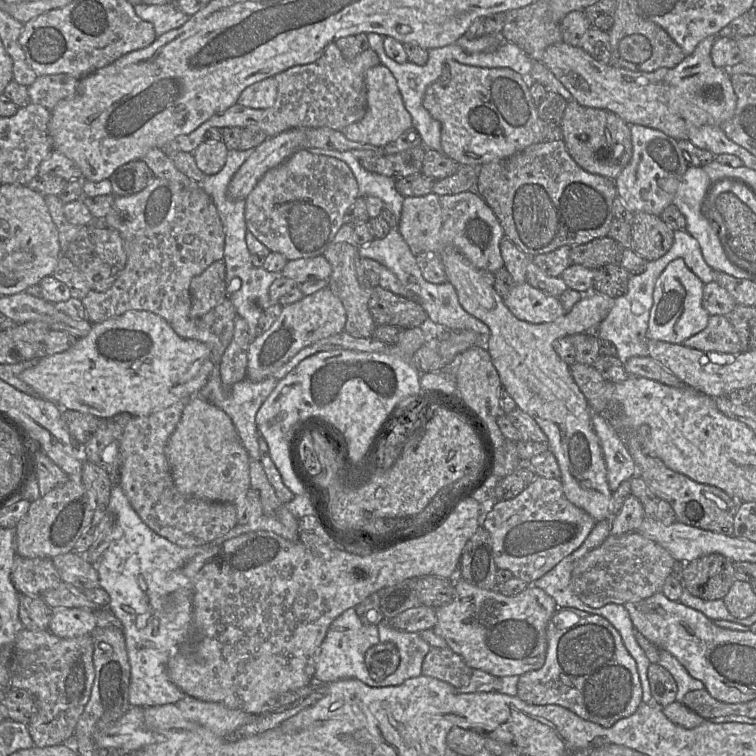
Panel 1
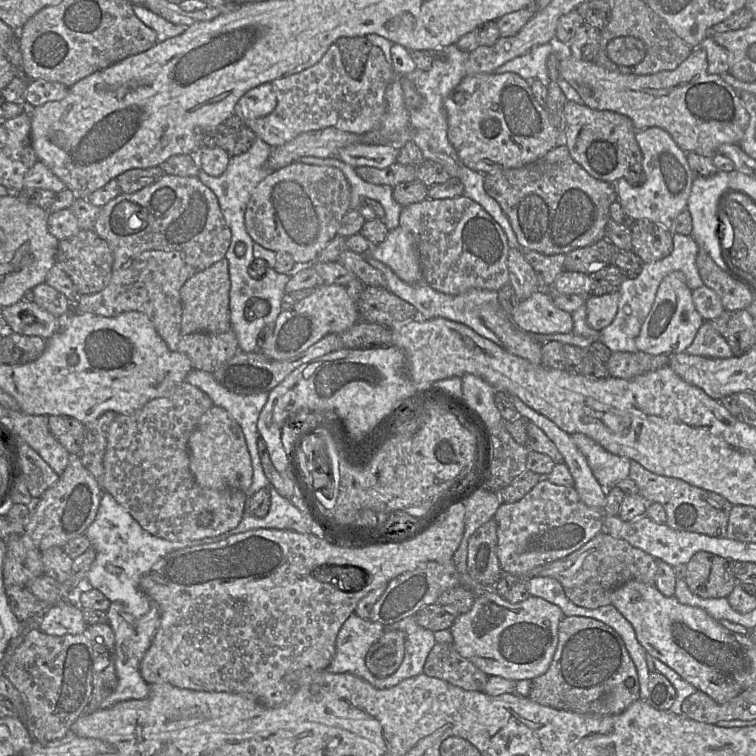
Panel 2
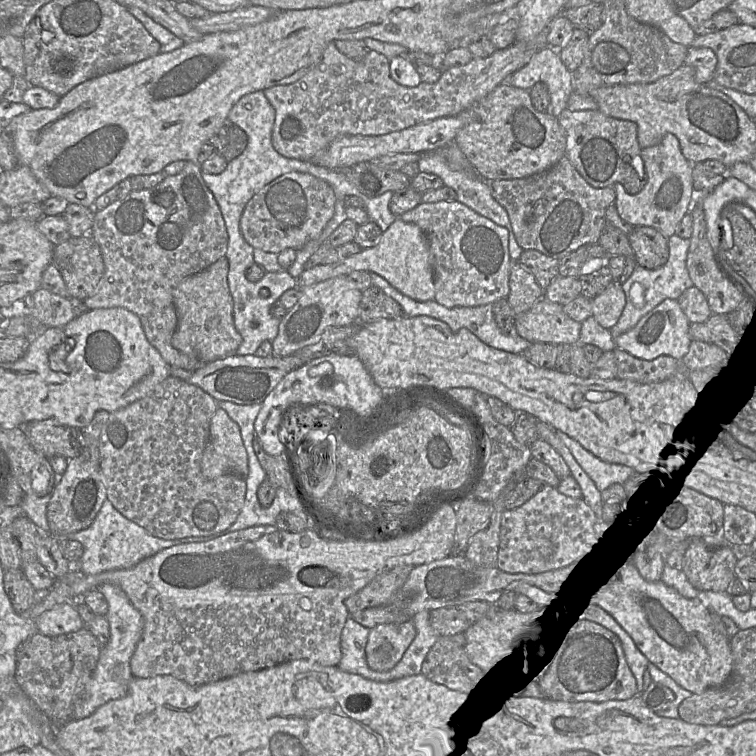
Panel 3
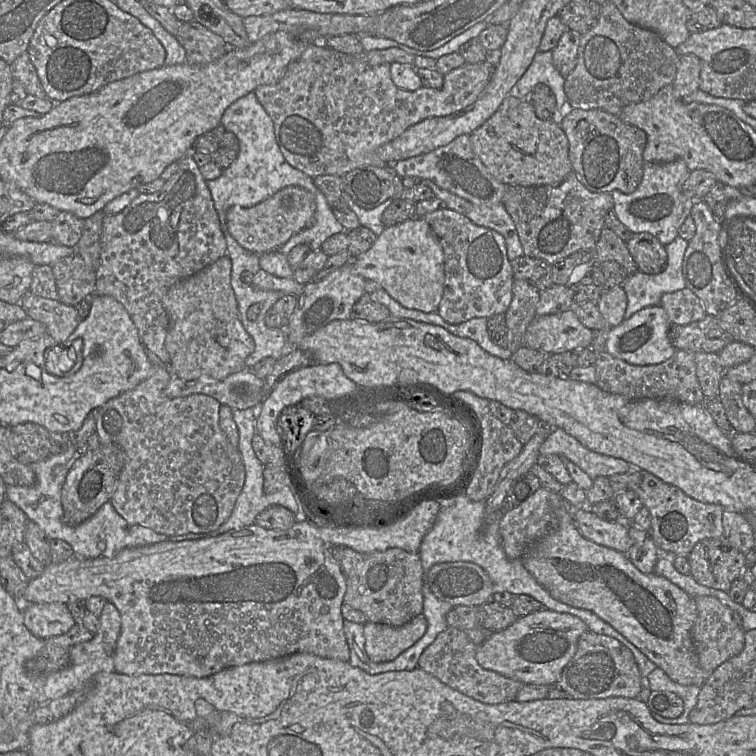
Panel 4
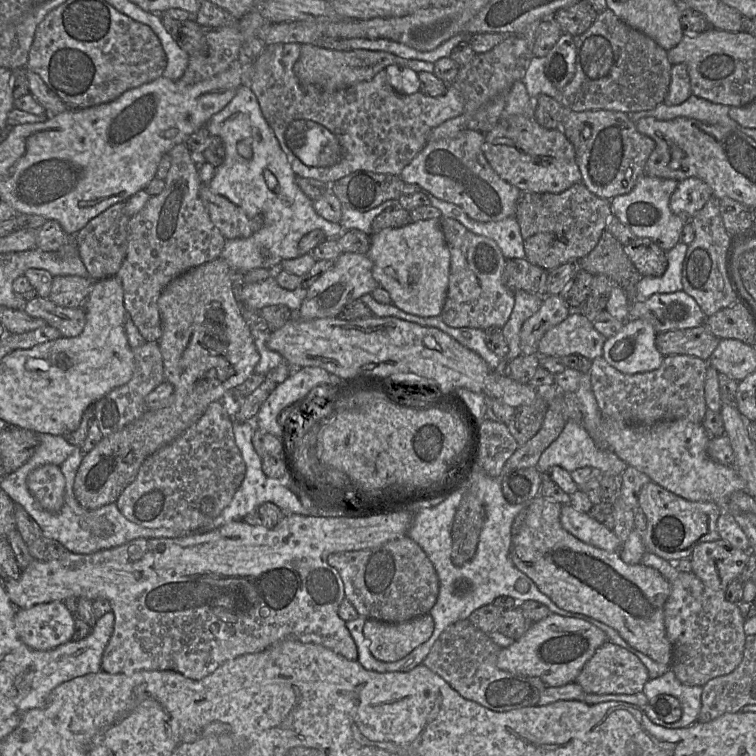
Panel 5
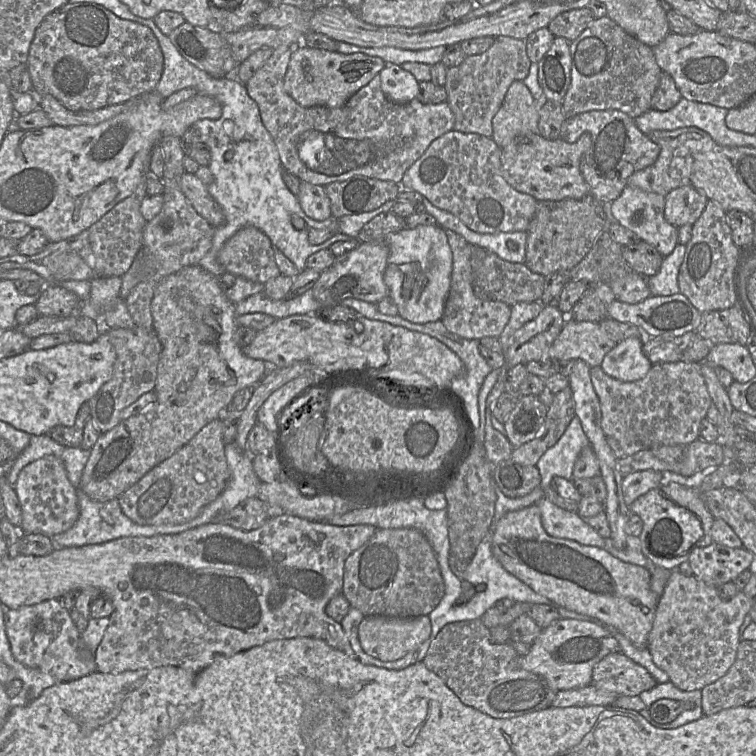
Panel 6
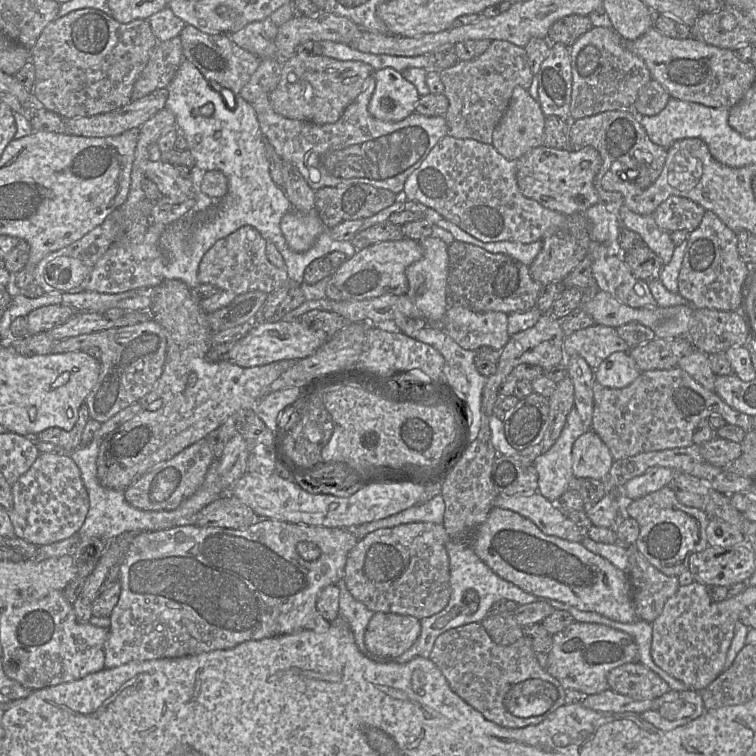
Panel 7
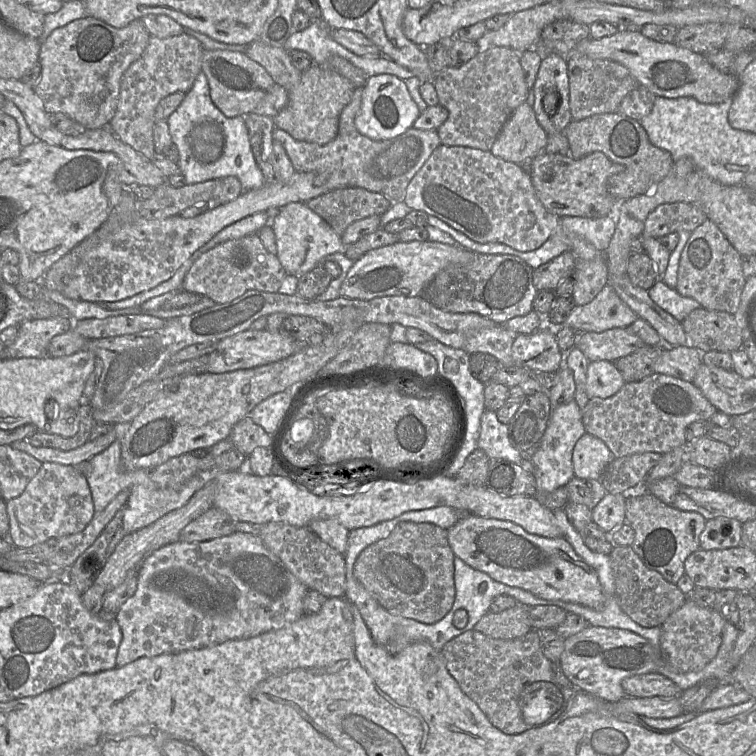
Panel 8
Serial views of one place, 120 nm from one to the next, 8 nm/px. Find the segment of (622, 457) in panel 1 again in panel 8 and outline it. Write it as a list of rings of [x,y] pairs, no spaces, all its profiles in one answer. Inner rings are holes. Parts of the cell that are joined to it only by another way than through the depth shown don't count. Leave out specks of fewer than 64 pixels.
[[[573,399],[565,404],[552,408],[547,428],[538,448],[531,454],[533,474],[538,491],[552,492],[575,477],[572,454],[576,442],[586,433],[582,421],[582,413]]]

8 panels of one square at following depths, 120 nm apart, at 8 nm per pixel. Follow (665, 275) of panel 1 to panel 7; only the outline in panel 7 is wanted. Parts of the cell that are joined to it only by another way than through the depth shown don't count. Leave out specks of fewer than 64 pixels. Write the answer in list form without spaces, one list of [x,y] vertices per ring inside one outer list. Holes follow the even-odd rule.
[[[615,352],[594,370],[594,378],[604,387],[621,389],[632,384],[641,373],[629,352]]]

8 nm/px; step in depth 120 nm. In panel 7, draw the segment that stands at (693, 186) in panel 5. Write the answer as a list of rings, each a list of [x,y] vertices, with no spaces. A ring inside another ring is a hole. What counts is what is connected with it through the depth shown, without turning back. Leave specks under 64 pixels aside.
[[[672,196],[662,202],[653,213],[657,226],[667,232],[694,231],[701,223],[705,210],[692,200]]]

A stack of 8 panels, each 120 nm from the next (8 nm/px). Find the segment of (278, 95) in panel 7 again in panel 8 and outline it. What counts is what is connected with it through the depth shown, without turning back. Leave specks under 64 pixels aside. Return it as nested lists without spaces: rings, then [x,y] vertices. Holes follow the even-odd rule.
[[[312,64],[302,71],[299,83],[288,91],[288,103],[273,118],[274,124],[296,140],[325,145],[335,139],[340,114],[351,100],[354,90],[353,84],[345,77]]]

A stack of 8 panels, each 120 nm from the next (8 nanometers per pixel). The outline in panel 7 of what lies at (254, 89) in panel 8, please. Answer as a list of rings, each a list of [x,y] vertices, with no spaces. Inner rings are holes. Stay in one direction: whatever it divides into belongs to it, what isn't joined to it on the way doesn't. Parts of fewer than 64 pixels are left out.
[[[186,24],[180,32],[179,38],[181,39],[184,58],[194,64],[210,82],[212,88],[219,92],[220,89],[227,88],[235,95],[239,95],[258,68],[261,60],[254,54],[239,47],[226,34],[210,35]]]

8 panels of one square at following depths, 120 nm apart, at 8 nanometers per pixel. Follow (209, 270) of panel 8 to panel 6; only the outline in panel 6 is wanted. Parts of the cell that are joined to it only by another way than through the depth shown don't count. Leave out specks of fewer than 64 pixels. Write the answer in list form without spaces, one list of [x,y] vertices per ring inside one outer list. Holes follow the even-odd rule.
[[[250,225],[224,243],[217,260],[227,273],[262,284],[281,274],[270,239]]]

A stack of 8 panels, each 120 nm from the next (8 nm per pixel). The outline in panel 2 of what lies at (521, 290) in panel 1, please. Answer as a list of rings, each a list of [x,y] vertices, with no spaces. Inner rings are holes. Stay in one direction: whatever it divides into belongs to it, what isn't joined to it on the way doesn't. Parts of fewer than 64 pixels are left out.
[[[543,289],[520,301],[511,319],[519,329],[531,334],[573,331],[572,315],[553,305],[548,291]]]

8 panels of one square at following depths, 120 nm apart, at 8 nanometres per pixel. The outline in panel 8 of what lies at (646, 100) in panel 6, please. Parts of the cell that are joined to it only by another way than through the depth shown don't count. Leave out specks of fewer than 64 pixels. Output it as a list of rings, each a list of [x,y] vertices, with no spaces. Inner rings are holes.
[[[578,52],[567,58],[569,78],[569,107],[572,120],[582,120],[596,114],[616,112],[623,98],[638,85],[638,81],[622,64],[591,59]]]

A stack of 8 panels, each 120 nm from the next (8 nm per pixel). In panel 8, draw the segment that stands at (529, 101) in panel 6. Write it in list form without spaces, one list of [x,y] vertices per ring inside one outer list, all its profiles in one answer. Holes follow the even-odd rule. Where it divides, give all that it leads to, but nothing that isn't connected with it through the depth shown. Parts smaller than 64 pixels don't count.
[[[525,101],[503,125],[490,152],[505,161],[524,164],[544,151],[547,136],[532,106]]]

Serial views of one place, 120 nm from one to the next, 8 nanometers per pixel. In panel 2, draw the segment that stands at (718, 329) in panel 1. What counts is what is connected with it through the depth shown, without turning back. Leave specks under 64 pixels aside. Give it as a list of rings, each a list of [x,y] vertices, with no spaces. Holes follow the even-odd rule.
[[[705,321],[703,323],[693,342],[685,352],[708,358],[730,358],[734,356],[729,344],[714,329],[711,321]]]

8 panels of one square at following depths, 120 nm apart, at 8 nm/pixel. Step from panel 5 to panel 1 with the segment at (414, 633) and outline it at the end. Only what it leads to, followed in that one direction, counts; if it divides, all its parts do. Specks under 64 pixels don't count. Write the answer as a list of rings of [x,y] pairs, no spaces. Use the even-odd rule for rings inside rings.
[[[391,642],[371,646],[365,654],[365,665],[375,681],[384,680],[394,673],[399,666],[400,655],[397,647]]]

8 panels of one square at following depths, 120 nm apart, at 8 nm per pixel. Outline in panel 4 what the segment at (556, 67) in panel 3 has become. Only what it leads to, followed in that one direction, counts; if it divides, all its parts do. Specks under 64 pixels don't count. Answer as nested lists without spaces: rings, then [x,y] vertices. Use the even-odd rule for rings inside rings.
[[[552,51],[536,52],[528,69],[514,85],[514,90],[521,97],[529,98],[535,86],[540,83],[547,85],[554,93],[557,116],[563,116],[573,109],[564,91],[565,78],[553,64]]]

